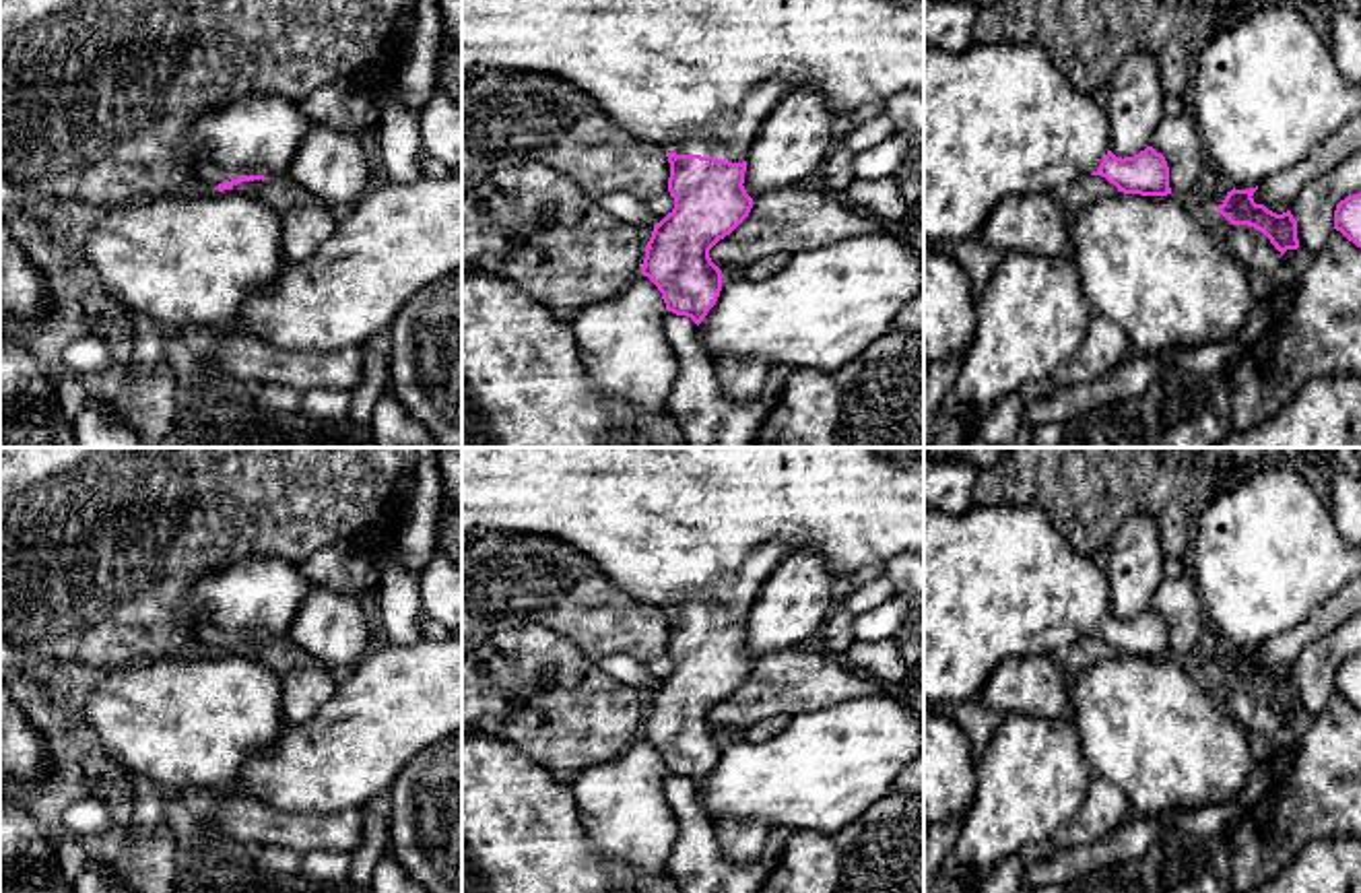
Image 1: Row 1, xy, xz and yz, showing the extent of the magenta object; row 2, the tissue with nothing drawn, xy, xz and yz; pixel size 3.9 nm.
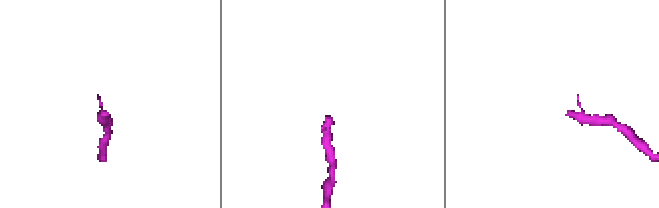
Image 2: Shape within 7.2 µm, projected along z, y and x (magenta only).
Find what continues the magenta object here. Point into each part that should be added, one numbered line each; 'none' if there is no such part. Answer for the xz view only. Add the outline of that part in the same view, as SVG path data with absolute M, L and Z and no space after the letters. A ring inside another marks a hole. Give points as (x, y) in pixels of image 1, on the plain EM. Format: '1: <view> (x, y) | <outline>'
1: xz (693, 531) | M462 448L462 534L528 532L569 542L590 557L623 592L676 617L746 623L749 610L773 569L794 553L817 551L833 580L850 577L870 561L889 563L901 553L924 557L924 458L899 466L878 448Z

